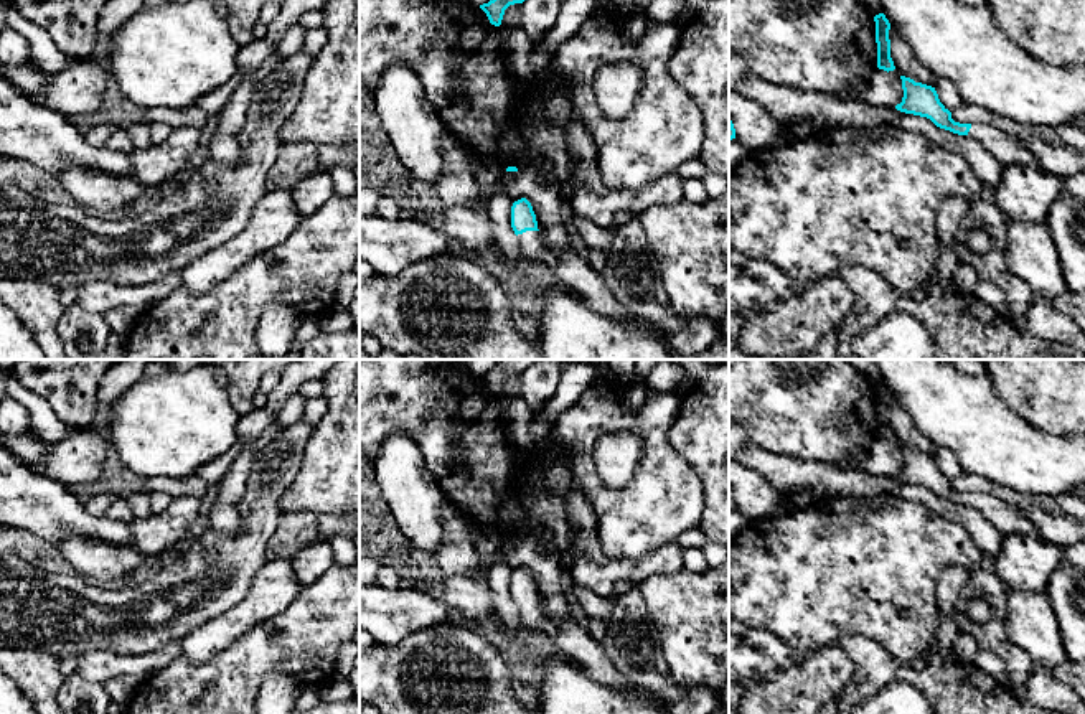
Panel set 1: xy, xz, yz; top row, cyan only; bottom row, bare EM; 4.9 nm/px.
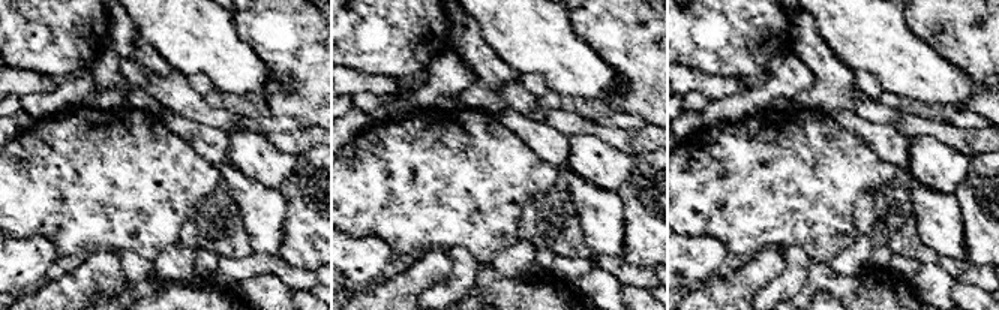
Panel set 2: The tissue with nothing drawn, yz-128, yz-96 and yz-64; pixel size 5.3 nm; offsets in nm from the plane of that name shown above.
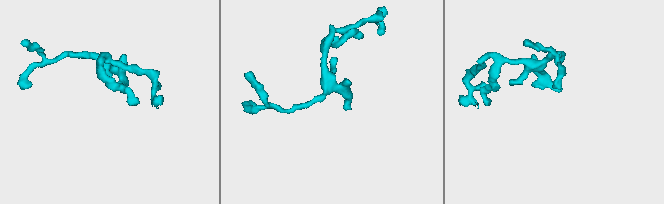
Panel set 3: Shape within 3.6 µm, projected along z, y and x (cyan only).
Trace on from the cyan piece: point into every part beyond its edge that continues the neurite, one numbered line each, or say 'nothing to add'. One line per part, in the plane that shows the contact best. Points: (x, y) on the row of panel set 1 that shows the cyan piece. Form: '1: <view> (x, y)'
1: xz (531, 246)

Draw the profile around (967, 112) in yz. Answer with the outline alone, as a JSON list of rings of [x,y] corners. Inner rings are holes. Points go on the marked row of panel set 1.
[[[961,104],[951,110],[951,119],[960,124],[993,124],[994,114],[979,106]]]

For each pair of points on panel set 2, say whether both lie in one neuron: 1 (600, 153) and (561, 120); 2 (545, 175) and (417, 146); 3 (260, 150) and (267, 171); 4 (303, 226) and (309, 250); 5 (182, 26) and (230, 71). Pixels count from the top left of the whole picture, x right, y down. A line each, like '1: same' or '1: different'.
1: different
2: same
3: same
4: same
5: same

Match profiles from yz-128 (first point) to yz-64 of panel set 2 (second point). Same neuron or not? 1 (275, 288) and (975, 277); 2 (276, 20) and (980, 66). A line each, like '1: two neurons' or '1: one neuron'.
1: two neurons
2: one neuron

